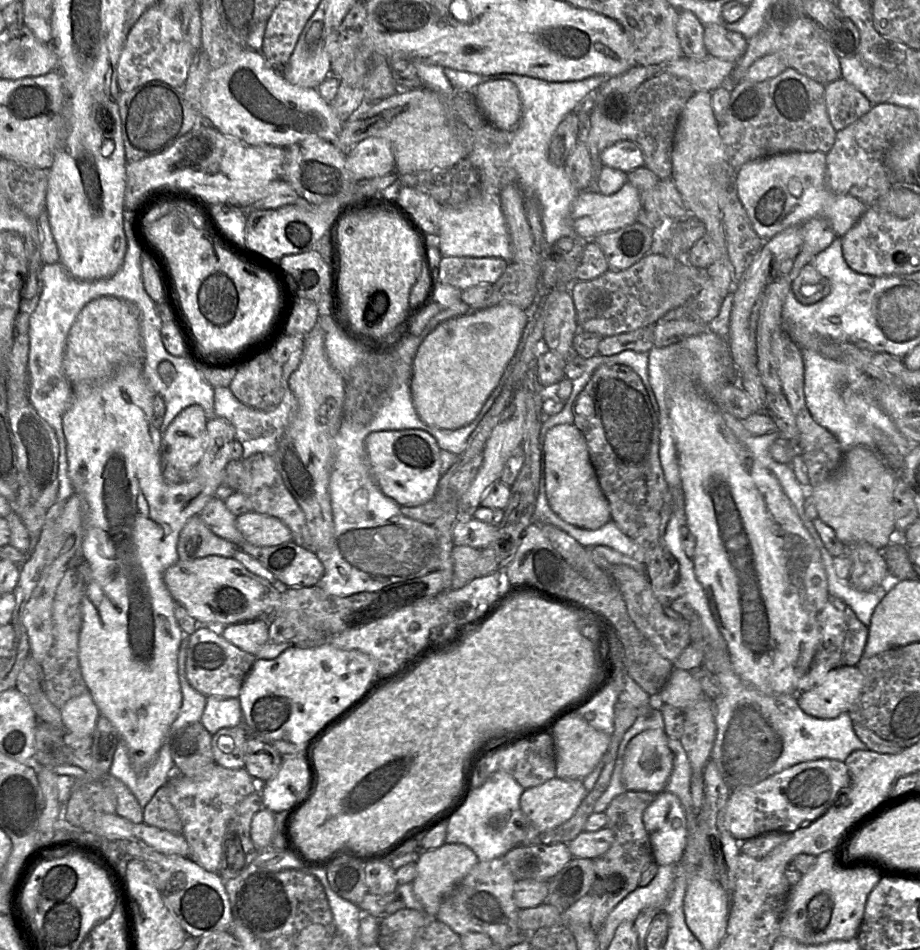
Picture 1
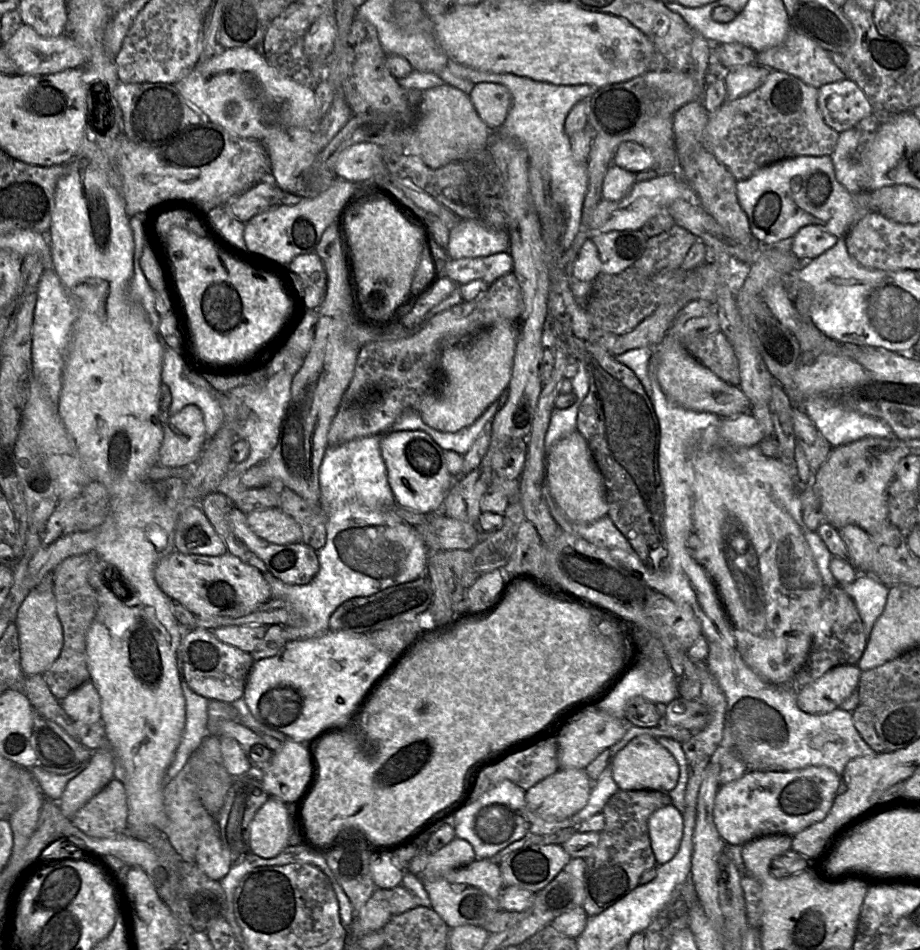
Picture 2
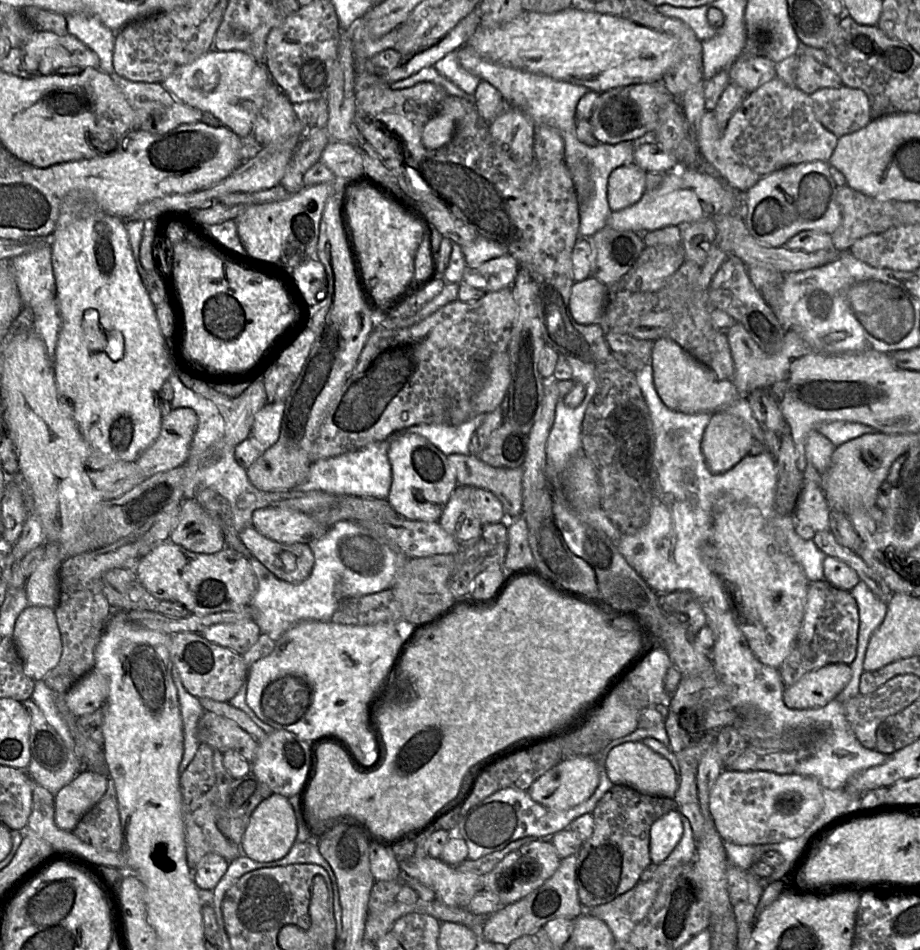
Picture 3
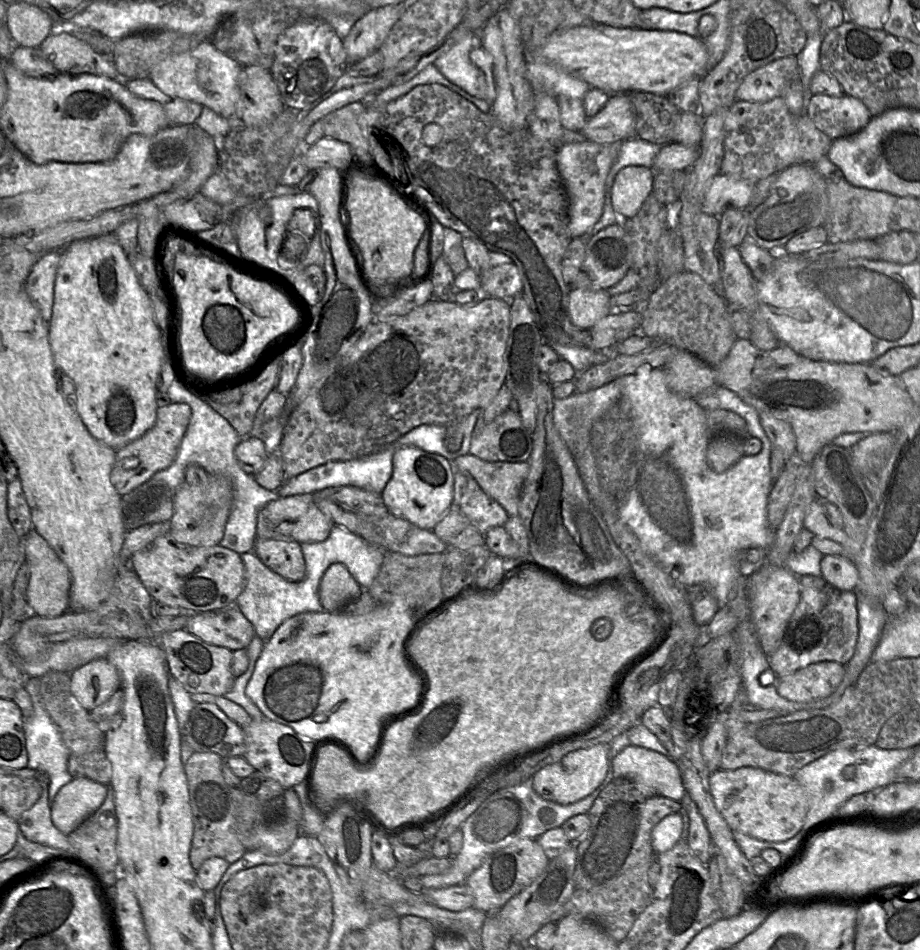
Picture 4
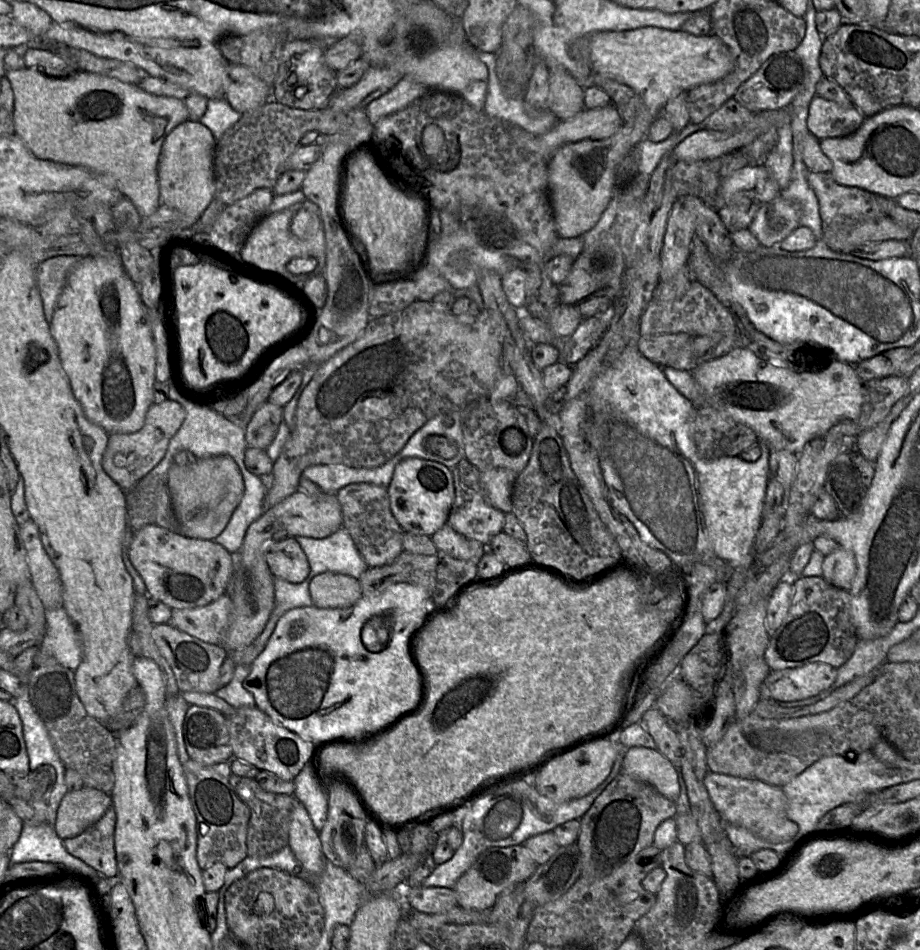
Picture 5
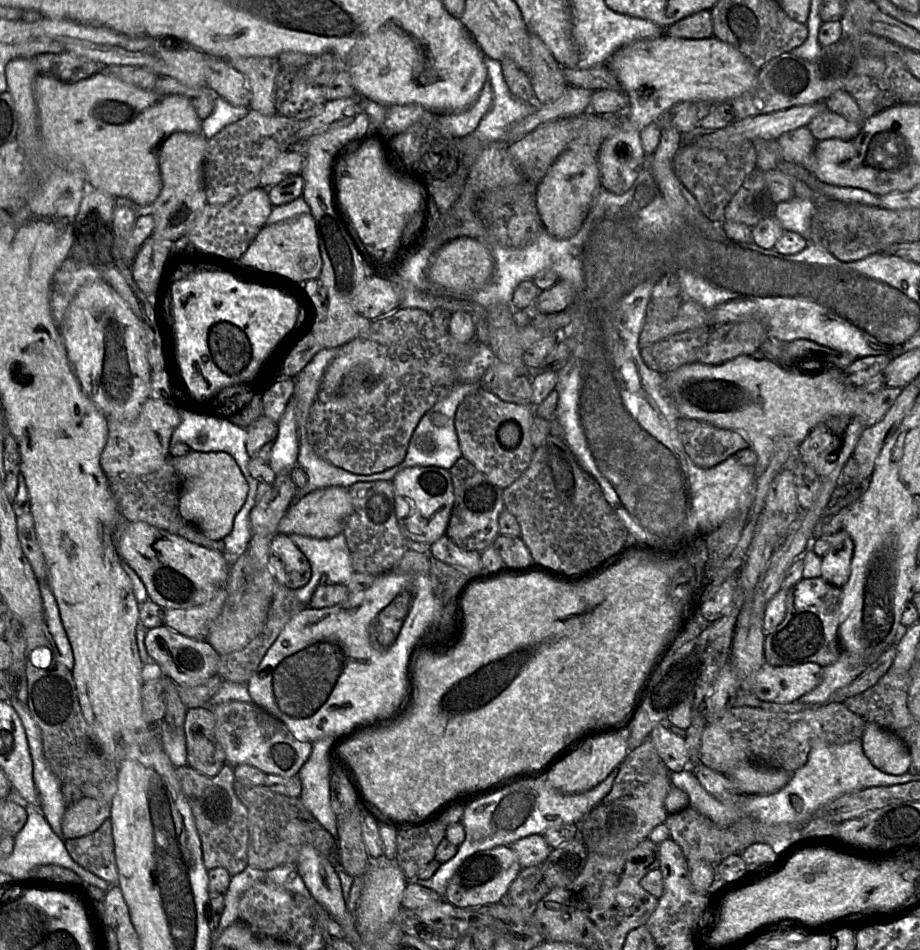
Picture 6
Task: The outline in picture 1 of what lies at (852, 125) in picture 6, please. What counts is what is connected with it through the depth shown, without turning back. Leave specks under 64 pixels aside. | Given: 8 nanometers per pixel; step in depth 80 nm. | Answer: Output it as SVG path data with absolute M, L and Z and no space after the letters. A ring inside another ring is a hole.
M842 78L825 85L825 103L836 132L845 129L872 108L865 95Z

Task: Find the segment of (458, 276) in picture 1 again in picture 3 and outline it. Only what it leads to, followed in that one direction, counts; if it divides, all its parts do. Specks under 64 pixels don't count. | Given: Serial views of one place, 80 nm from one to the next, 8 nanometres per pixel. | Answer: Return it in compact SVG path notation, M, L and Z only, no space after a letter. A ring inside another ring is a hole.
M510 255L494 258L478 267L466 266L463 272L463 283L467 283L484 293L496 292L511 288L518 273L518 263Z

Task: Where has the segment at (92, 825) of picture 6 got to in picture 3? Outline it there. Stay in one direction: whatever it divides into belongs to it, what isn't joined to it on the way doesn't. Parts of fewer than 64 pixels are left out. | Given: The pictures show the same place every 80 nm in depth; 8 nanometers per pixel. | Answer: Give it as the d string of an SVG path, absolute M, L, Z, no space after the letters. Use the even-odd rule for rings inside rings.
M82 770L55 796L54 821L58 828L73 831L81 818L103 797L109 776Z

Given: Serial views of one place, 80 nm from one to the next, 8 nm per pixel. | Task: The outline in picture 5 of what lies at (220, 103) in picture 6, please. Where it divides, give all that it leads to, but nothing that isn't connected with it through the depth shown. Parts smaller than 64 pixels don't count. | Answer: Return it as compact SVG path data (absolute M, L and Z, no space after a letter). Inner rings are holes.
M216 98L208 99L206 112L199 122L210 130L217 142L241 117L242 114L235 111L224 98Z

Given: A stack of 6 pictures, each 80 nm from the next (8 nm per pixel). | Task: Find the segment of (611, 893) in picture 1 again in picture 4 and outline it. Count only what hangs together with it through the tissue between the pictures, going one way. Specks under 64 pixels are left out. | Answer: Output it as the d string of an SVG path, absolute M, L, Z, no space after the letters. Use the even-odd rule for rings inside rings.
M614 778L598 795L588 811L590 826L581 839L576 842L577 862L574 873L576 888L596 890L610 886L627 871L641 864L651 863L655 857L652 849L652 830L664 817L679 813L681 804L664 796L644 796L629 778Z

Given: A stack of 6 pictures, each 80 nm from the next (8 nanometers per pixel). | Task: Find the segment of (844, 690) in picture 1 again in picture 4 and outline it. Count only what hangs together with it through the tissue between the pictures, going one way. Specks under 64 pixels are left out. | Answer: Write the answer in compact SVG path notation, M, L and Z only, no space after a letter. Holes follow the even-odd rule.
M824 661L777 679L778 694L794 702L810 702L831 695L842 682L845 665Z

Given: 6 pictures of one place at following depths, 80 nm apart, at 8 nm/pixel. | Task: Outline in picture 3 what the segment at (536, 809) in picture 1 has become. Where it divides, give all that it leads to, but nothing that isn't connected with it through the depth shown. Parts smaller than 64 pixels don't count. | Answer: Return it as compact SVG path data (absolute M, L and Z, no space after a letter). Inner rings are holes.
M591 756L567 758L540 776L528 790L537 803L555 810L568 810L589 799L600 781L599 767Z

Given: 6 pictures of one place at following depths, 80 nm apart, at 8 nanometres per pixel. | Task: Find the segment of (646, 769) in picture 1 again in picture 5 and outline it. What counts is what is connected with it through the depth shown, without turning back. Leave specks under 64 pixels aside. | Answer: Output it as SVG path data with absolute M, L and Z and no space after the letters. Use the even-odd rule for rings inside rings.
M625 748L620 772L651 785L669 800L679 798L679 771L657 749Z

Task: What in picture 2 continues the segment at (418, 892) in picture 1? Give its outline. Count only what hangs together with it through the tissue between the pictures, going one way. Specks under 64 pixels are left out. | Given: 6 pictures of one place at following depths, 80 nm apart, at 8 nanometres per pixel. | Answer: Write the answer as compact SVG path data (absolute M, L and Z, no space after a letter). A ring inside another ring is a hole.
M455 837L450 843L430 854L425 869L418 874L422 880L434 880L446 871L475 861L472 845L465 839Z

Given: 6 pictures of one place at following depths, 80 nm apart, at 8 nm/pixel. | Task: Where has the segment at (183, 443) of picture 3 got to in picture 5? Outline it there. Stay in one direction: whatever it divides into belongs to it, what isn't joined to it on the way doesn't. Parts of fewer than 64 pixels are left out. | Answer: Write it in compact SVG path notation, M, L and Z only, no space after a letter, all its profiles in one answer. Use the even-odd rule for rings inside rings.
M166 400L153 403L149 407L144 425L139 431L109 434L102 458L102 466L106 473L123 491L131 489L164 458L171 438L181 427L185 417L185 409L180 403Z

